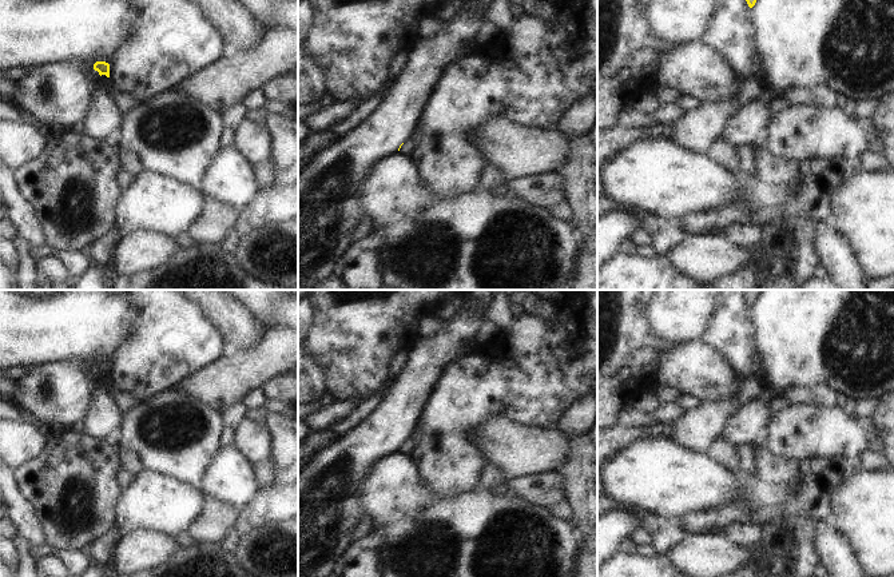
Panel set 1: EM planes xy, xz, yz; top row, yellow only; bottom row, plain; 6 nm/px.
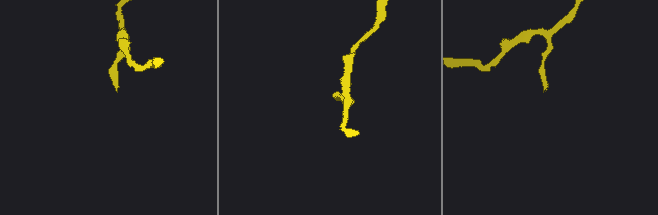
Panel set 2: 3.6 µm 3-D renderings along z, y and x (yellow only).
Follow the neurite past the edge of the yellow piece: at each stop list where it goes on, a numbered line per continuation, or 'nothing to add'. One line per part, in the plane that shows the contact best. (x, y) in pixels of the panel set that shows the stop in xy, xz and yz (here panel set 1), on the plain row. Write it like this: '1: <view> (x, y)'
1: xz (408, 445)

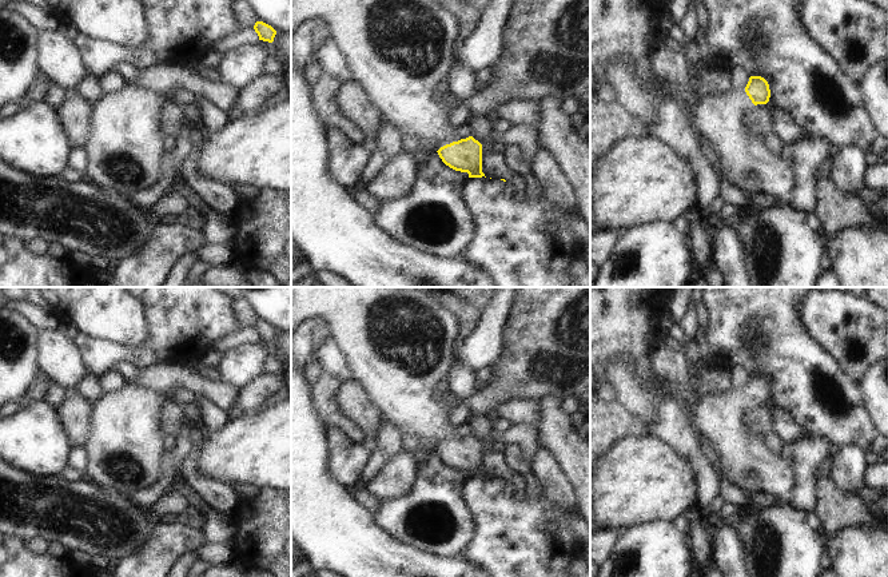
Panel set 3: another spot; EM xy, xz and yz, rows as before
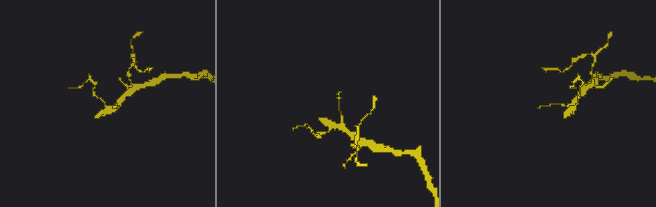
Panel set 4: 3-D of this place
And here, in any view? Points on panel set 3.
1: xz (398, 342)

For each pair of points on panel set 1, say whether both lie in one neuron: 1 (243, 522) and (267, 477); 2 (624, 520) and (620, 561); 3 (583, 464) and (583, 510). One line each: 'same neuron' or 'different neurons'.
1: different neurons
2: different neurons
3: same neuron

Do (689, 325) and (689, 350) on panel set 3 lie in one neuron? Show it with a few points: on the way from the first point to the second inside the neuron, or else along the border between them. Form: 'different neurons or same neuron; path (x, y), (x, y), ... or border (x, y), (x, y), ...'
same neuron; path (691, 331), (691, 343)

